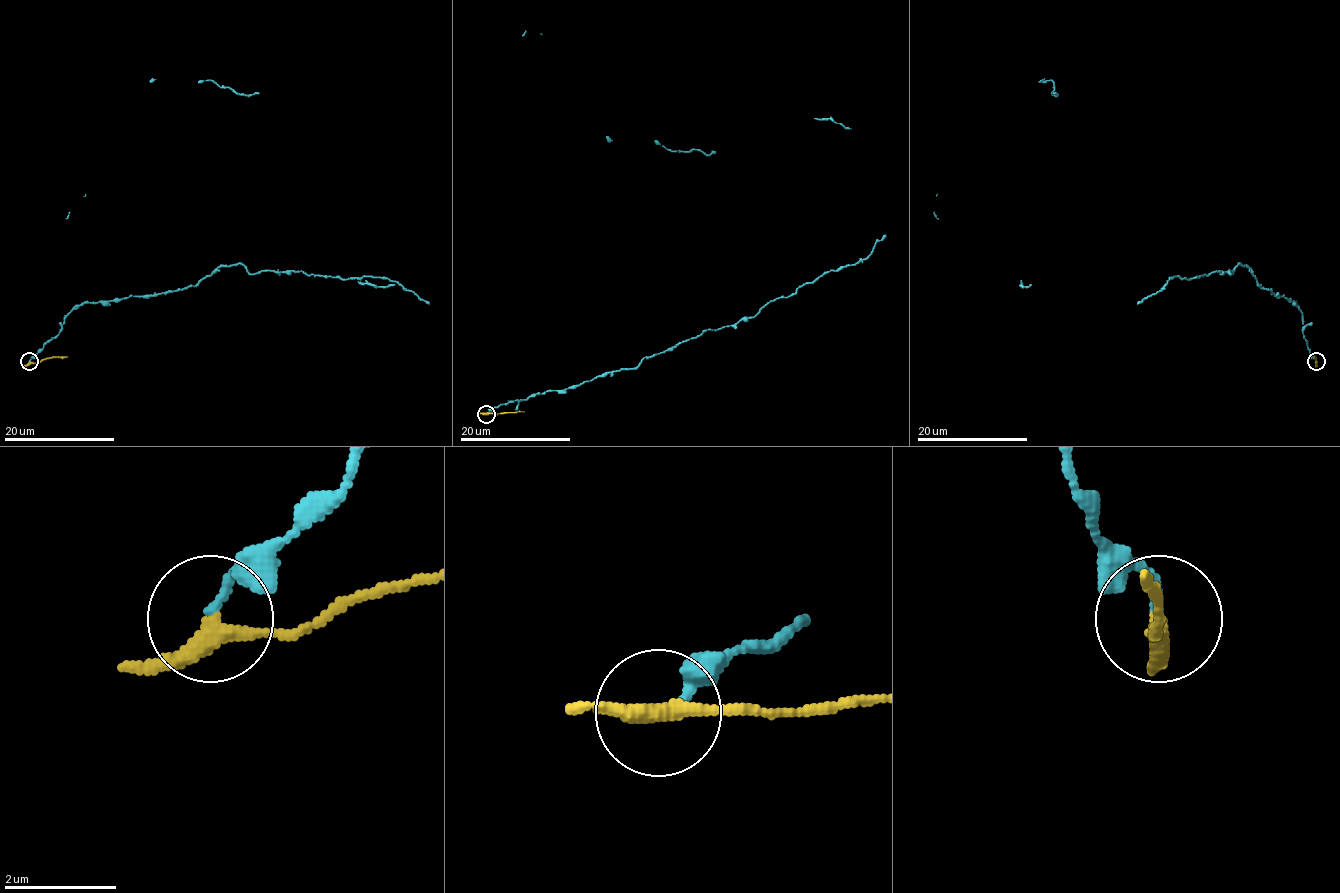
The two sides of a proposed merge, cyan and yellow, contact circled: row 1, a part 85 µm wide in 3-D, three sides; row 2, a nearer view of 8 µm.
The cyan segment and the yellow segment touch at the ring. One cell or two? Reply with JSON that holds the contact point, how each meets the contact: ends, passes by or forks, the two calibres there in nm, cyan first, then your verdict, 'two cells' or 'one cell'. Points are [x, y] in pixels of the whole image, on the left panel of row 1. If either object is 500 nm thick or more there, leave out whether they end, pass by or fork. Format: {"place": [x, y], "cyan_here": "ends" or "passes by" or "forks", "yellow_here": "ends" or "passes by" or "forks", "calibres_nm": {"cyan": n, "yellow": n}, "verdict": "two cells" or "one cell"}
{"place": [29, 361], "cyan_here": "ends", "yellow_here": "passes by", "calibres_nm": {"cyan": 160, "yellow": 280}, "verdict": "two cells"}

